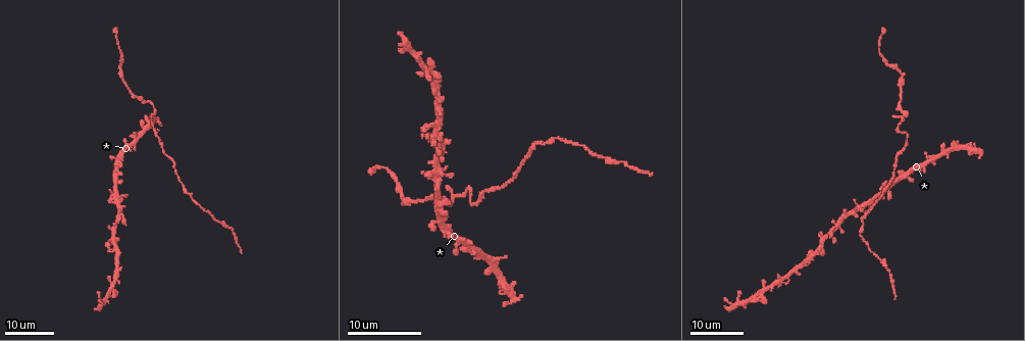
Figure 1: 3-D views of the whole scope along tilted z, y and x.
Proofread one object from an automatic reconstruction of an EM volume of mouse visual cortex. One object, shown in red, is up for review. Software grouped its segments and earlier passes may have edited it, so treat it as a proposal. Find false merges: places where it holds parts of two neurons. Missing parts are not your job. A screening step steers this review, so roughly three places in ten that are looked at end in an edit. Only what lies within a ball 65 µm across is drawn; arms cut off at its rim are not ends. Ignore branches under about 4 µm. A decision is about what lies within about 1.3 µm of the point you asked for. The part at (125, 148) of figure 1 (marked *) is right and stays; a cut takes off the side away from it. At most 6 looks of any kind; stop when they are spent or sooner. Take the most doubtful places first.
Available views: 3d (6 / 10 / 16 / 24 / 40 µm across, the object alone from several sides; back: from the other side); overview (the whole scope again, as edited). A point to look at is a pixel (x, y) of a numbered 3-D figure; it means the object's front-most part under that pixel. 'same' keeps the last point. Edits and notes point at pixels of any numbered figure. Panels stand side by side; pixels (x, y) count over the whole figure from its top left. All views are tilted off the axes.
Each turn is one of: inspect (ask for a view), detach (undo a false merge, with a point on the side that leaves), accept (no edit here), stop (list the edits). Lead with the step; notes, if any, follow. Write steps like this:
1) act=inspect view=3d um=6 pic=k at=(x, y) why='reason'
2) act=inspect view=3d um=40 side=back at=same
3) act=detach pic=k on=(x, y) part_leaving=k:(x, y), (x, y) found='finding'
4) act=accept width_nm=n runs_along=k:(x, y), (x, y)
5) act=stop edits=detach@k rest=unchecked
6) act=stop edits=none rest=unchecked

act=inspect view=3d um=16 pic=1 at=(465, 248)

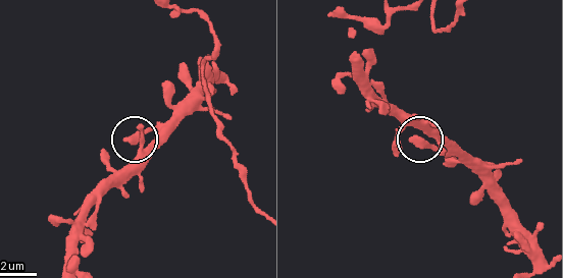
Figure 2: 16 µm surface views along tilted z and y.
act=inspect view=3d um=6 pic=2 at=(417, 135) why='zoom in'

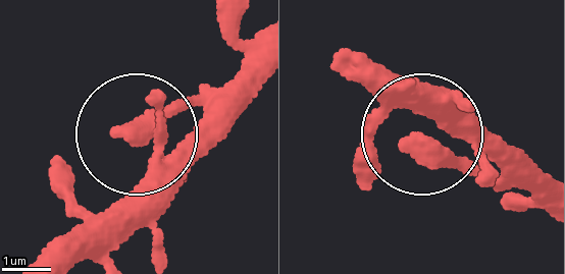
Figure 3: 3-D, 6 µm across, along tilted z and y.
act=inspect view=3d um=6 side=back pic=3 at=(137, 137) why='other side'

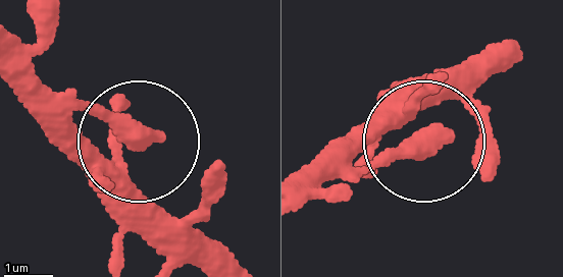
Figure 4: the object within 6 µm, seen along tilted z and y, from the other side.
act=accept width_nm=360 runs_along=4:(472, 58), (415, 108), (426, 141), (345, 172), (302, 170) found='continuous, no second neuron'

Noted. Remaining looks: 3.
act=inspect view=3d um=16 pic=1 at=(120, 61) why='sudden change in width'

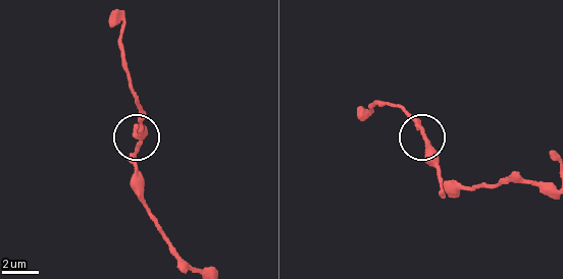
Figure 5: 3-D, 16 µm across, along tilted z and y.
act=inspect view=3d um=6 pic=5 at=(142, 131)

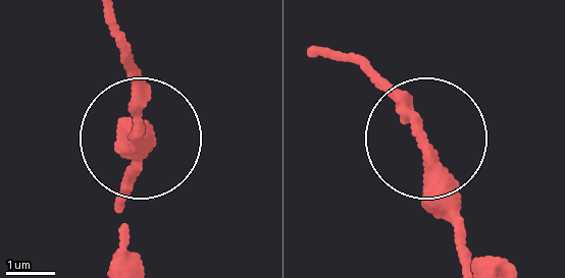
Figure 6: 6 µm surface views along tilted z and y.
act=accept width_nm=290 found='continuous, no second neuron'

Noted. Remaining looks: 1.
act=stop edits=none rest=unchecked

